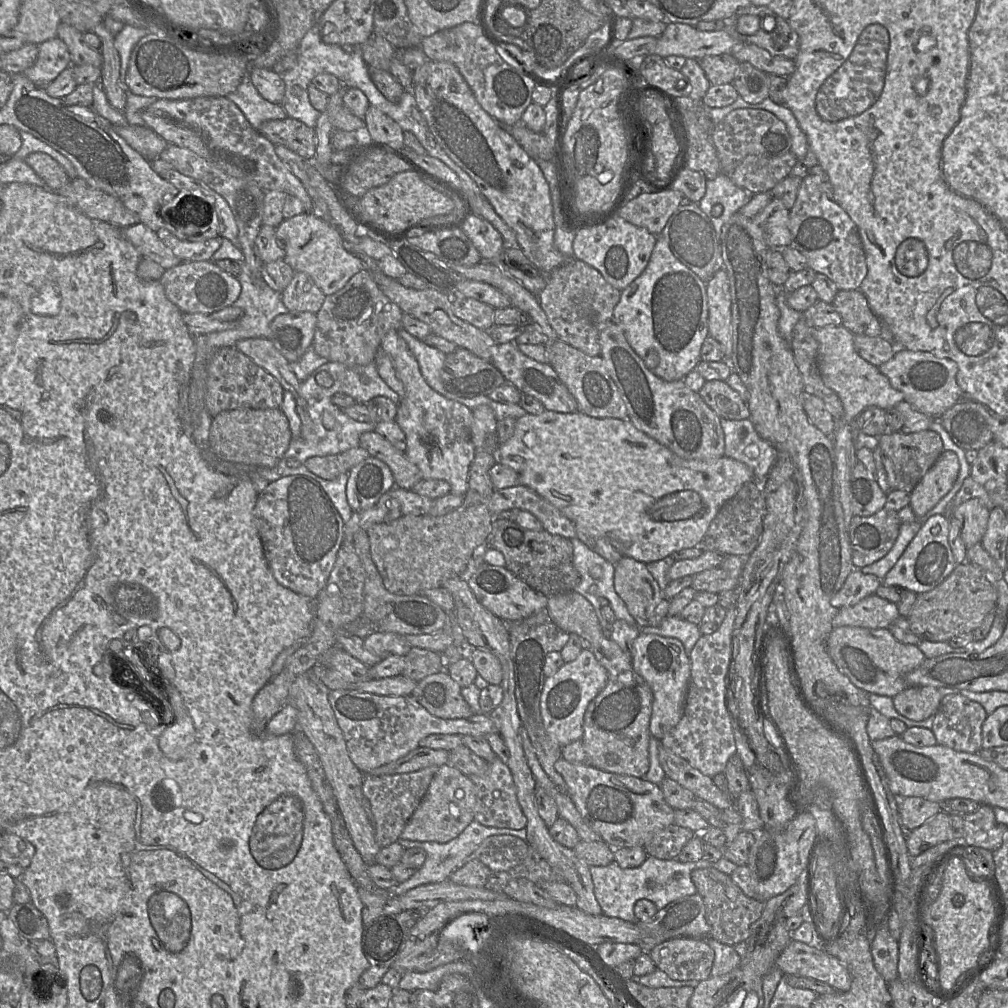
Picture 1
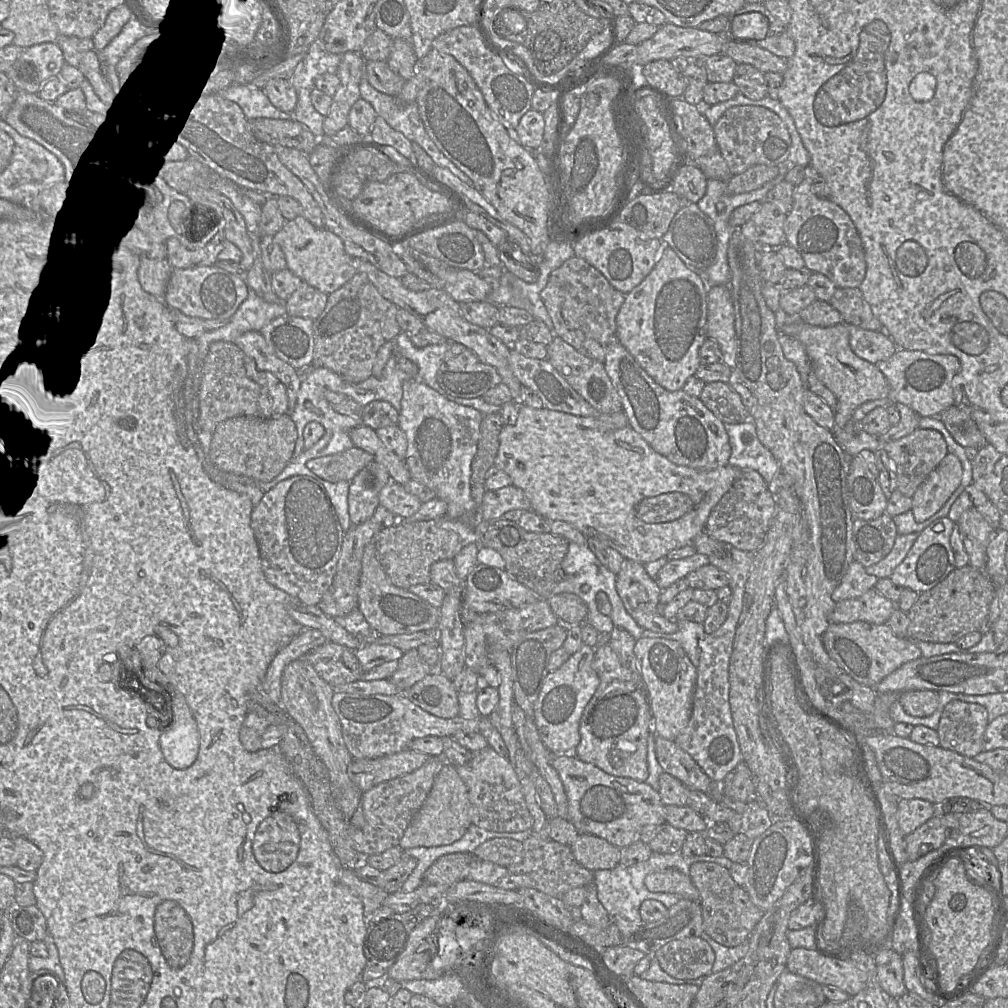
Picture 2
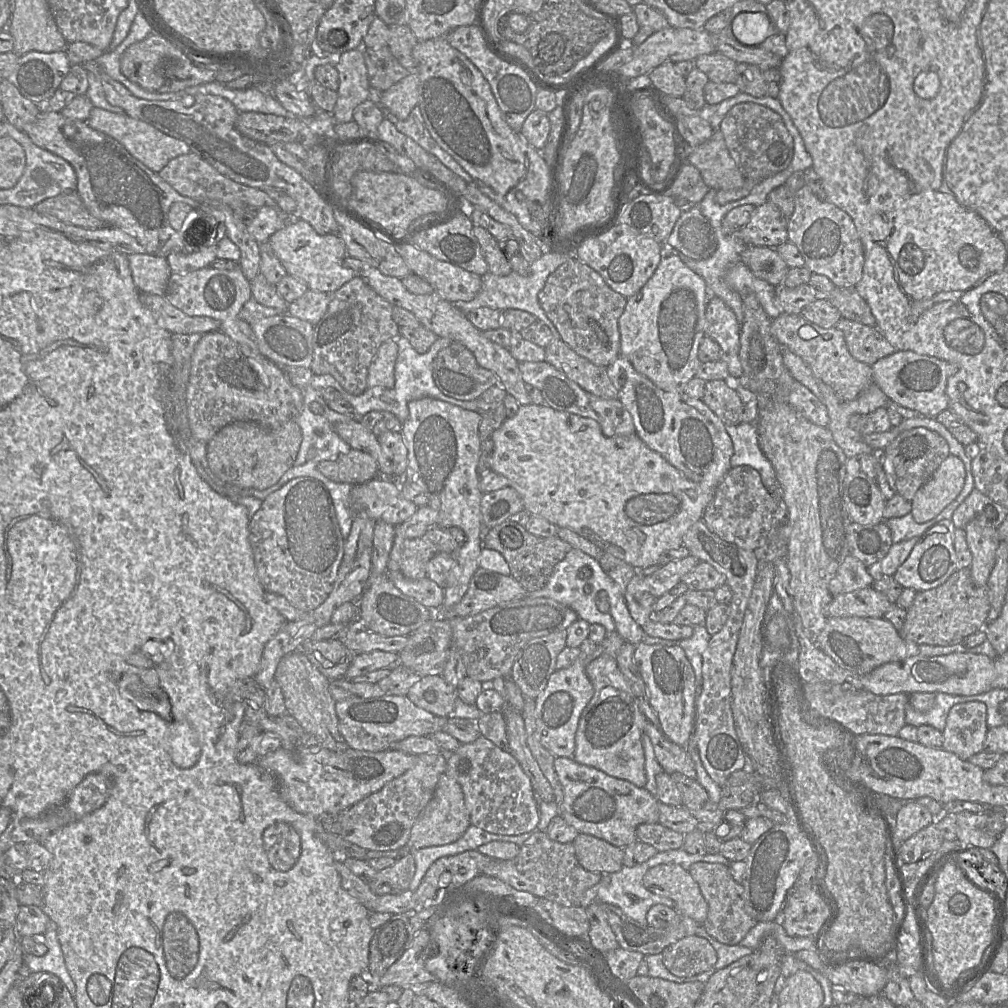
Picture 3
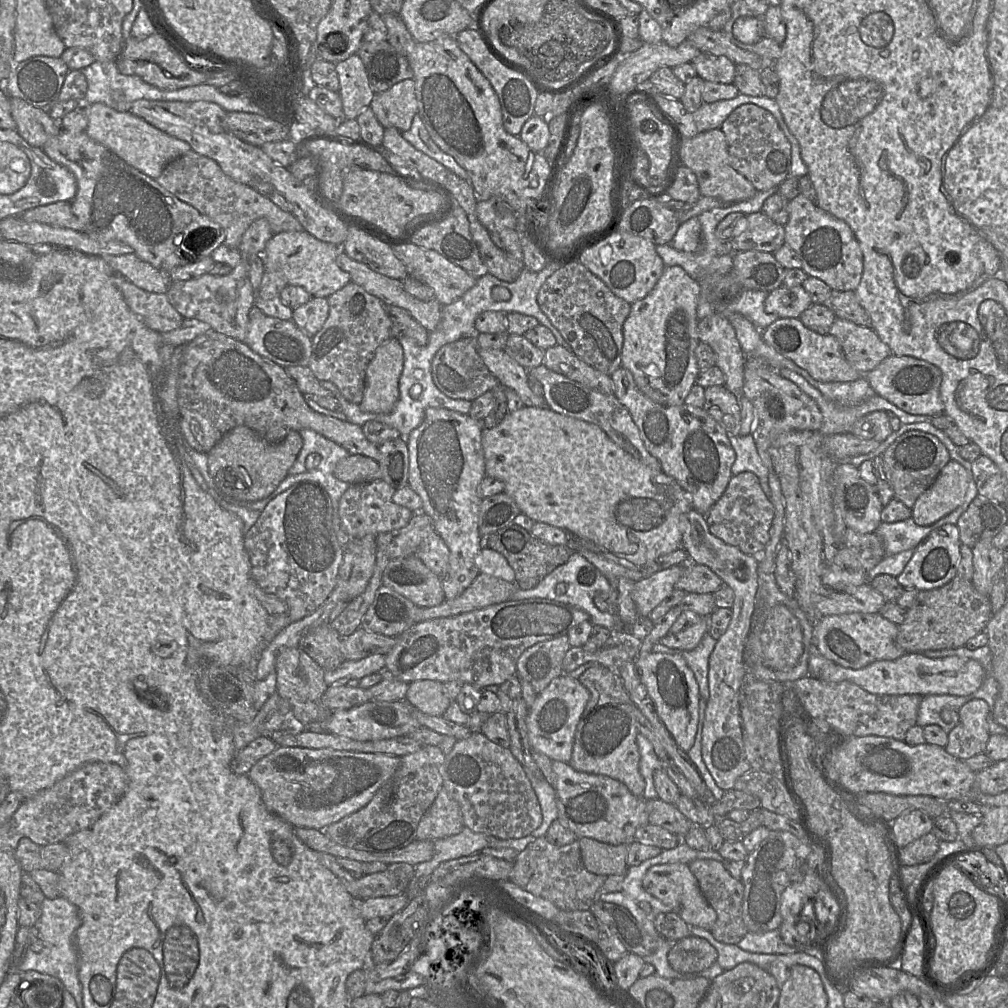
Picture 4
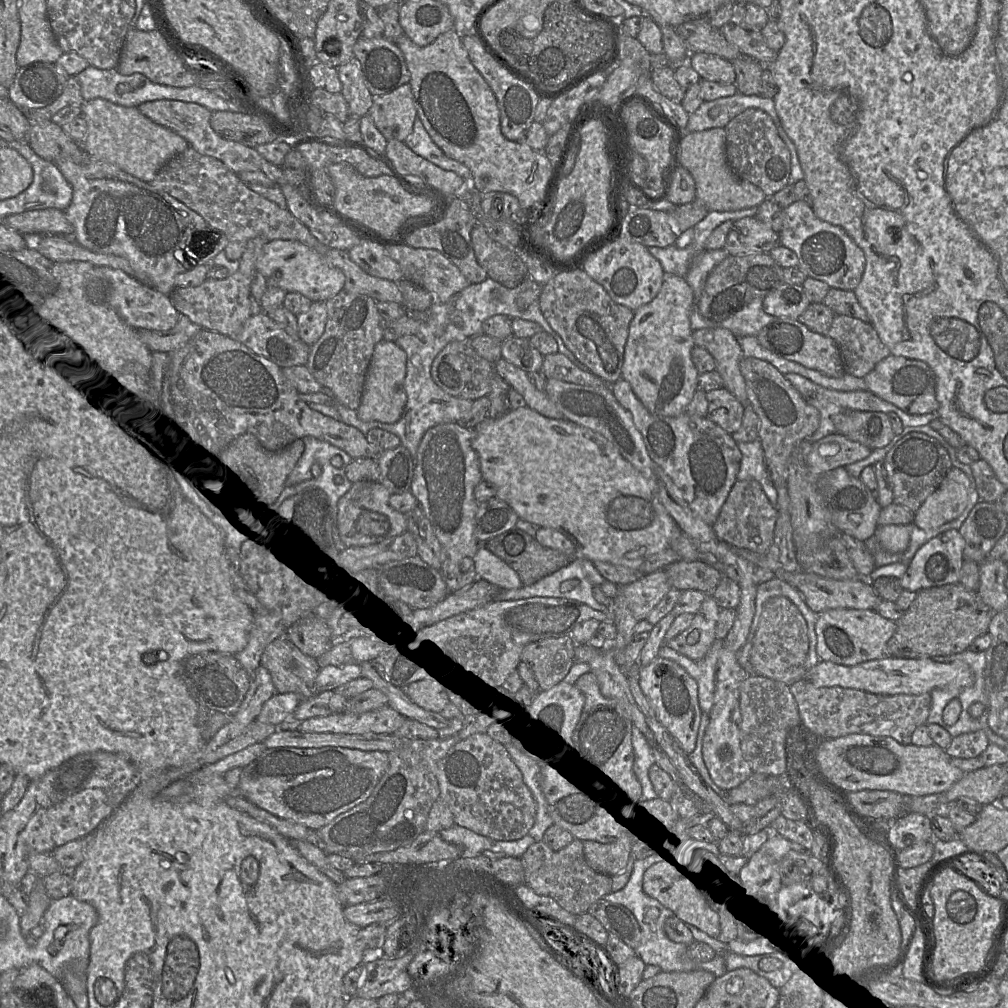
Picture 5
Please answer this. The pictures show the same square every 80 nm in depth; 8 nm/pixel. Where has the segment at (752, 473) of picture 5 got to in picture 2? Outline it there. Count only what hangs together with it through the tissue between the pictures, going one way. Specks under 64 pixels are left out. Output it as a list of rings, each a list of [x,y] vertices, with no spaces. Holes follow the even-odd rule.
[[[751,419],[739,424],[724,424],[729,438],[729,464],[738,469],[752,469],[773,487],[779,481],[780,467],[771,452],[759,441]]]

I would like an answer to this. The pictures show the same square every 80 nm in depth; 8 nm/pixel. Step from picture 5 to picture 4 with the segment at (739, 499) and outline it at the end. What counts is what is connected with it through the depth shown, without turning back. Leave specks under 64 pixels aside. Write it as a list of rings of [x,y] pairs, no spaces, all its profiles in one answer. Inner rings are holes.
[[[740,472],[731,477],[727,488],[719,500],[705,515],[709,531],[725,543],[738,547],[743,553],[759,556],[770,538],[770,528],[774,517],[774,507],[763,492],[758,477],[752,472]]]

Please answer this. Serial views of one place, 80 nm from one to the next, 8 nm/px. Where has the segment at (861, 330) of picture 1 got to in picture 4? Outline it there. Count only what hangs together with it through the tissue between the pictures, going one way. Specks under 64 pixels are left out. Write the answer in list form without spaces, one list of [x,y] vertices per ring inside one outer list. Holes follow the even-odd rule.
[[[832,290],[823,305],[832,310],[837,318],[863,327],[871,327],[871,318],[859,303],[854,291]]]

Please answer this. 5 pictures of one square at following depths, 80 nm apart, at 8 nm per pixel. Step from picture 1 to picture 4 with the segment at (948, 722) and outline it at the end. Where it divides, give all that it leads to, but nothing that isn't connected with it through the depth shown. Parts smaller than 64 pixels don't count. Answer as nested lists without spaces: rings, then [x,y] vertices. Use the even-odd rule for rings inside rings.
[[[981,699],[965,703],[959,710],[959,721],[948,733],[947,753],[964,761],[984,753],[989,740],[988,704]]]

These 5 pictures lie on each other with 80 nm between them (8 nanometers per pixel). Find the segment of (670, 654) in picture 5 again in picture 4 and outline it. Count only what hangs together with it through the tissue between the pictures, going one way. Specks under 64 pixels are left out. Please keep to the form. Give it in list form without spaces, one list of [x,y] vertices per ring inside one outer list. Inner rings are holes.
[[[706,632],[697,647],[691,651],[670,648],[660,642],[656,643],[653,646],[652,651],[668,654],[679,654],[683,656],[687,665],[694,673],[696,681],[698,683],[700,702],[702,698],[707,701],[709,697],[709,658],[714,649],[715,644],[716,640],[708,632]]]

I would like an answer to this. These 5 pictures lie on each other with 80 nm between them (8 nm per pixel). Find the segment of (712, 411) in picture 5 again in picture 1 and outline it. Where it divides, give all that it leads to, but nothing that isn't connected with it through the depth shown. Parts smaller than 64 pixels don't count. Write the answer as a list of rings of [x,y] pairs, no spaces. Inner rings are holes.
[[[706,381],[699,396],[720,419],[744,420],[750,417],[747,403],[725,381]]]

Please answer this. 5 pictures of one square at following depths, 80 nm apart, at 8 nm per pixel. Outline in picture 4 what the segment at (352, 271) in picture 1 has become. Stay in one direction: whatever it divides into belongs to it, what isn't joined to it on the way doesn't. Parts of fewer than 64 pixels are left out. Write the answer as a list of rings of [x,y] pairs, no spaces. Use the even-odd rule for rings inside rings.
[[[307,231],[281,232],[268,240],[262,253],[264,271],[283,273],[287,284],[304,288],[311,297],[328,298],[351,282],[351,276],[336,263],[339,246],[318,240]]]

